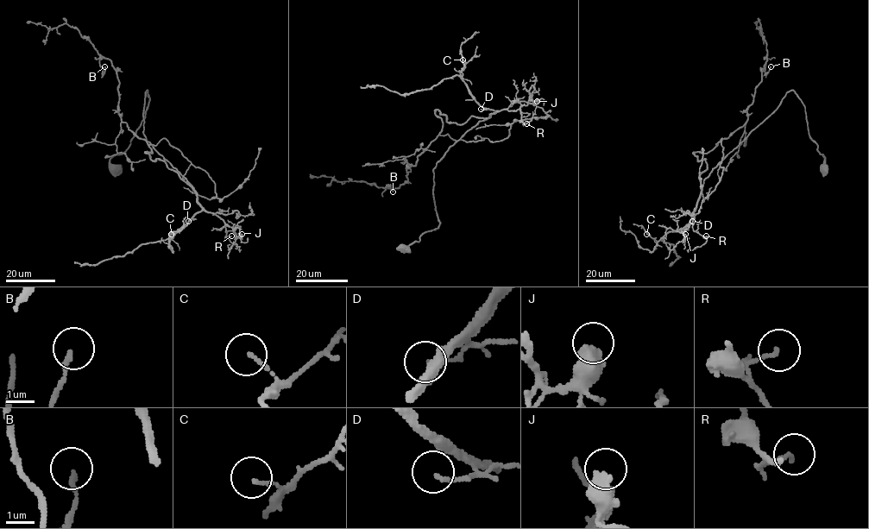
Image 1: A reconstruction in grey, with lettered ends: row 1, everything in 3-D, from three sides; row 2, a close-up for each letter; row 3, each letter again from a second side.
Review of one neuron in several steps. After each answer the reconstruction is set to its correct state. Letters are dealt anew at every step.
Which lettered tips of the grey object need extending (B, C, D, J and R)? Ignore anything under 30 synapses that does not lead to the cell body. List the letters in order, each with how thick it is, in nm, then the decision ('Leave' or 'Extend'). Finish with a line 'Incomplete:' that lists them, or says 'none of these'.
B: Thickness 160 nm. Leave
C: Thickness 120 nm. Leave
D: Thickness 110 nm. Leave
J: Thickness 550 nm. Leave
R: Thickness 140 nm. Leave
Incomplete: none of these

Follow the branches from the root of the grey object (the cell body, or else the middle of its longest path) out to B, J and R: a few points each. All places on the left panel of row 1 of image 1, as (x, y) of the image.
B: (116, 168), (147, 90), (146, 140), (192, 186), (122, 120), (104, 66)
J: (116, 168), (110, 160), (129, 146), (147, 90), (146, 140), (207, 211), (242, 234)
R: (116, 168), (110, 160), (129, 146), (145, 116), (147, 90), (146, 140), (231, 236)

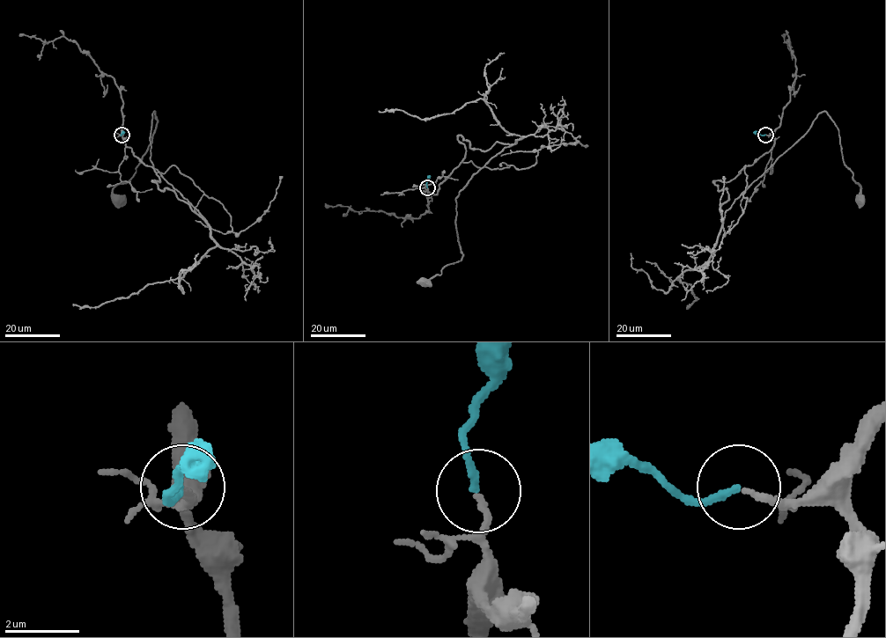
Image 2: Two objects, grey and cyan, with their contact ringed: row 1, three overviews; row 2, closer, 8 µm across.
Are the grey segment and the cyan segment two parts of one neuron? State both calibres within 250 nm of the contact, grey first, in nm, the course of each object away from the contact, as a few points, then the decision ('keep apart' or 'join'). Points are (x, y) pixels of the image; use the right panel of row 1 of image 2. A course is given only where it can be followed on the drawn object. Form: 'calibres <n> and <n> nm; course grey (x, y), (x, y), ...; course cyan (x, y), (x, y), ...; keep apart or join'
calibres 160 and 180 nm; course grey (765, 135), (767, 152), (712, 181), (728, 193), (721, 217), (823, 111), (859, 199); course cyan (765, 134), (753, 133); join

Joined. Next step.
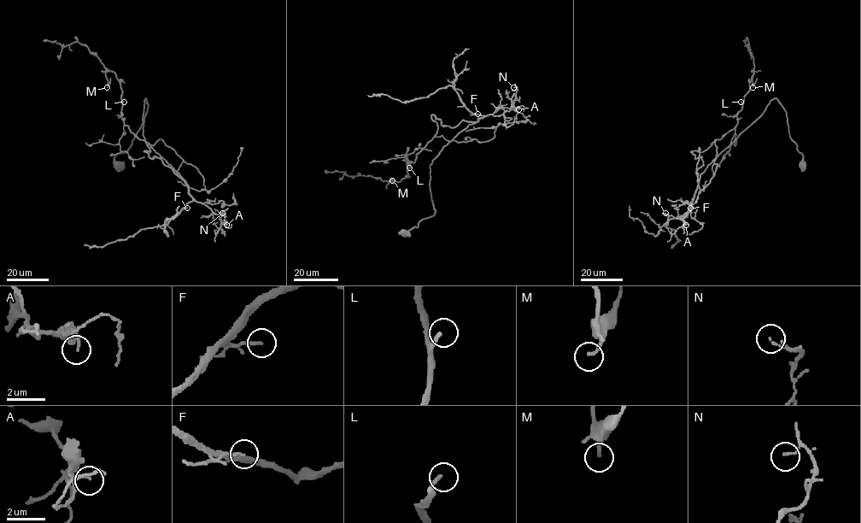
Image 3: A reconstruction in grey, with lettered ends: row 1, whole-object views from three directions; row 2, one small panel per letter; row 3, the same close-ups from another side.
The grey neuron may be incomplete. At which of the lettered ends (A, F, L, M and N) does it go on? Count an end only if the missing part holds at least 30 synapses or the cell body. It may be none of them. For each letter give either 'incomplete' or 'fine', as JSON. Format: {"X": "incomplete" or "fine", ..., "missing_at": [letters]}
{"A": "fine", "F": "fine", "L": "incomplete", "M": "fine", "N": "fine", "missing_at": ["L"]}

